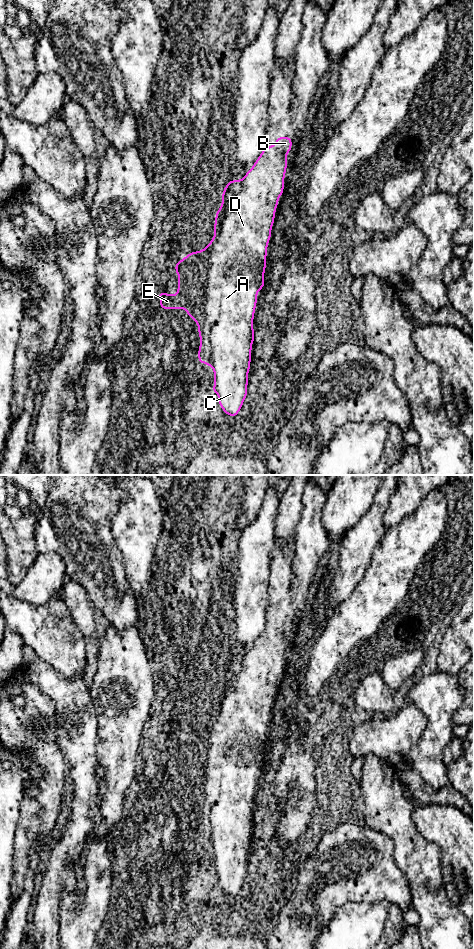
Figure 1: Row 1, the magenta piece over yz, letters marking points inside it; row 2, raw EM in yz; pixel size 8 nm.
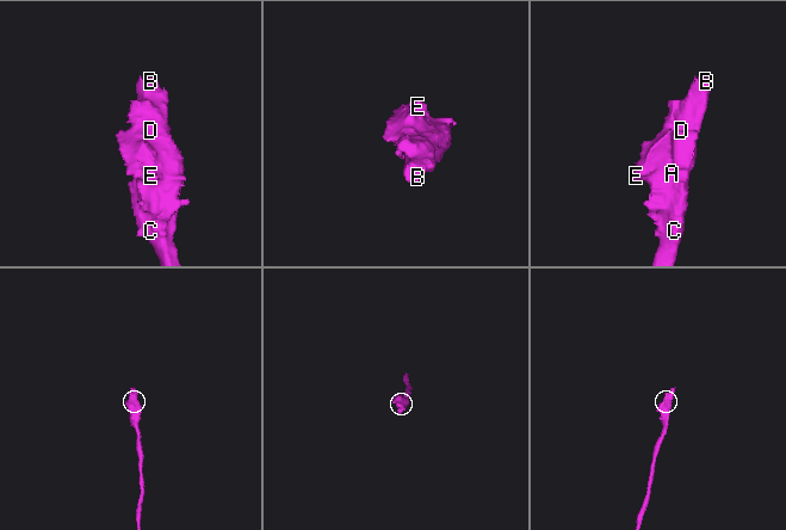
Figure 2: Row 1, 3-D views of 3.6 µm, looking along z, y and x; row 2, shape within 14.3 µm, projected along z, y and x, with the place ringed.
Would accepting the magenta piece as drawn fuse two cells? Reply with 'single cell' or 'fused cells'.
single cell

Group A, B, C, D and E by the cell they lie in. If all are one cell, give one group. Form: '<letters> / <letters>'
A B C D E

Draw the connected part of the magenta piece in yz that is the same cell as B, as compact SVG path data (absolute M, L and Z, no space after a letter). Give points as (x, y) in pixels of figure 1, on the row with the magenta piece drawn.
M277 137L276 144L263 149L244 178L230 180L226 184L222 192L222 204L215 214L214 237L207 247L201 251L190 252L175 264L178 291L173 296L161 291L158 293L161 309L185 309L187 315L197 323L200 338L198 361L209 365L214 370L214 386L210 389L218 395L218 403L223 412L233 417L238 415L248 394L248 373L252 343L255 339L253 320L257 293L265 286L267 244L271 240L277 204L284 191L286 156L291 148L291 137Z

